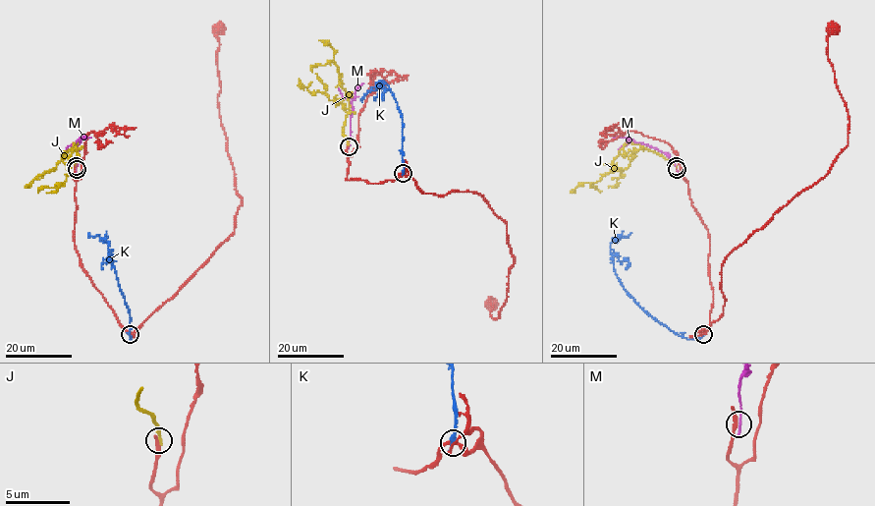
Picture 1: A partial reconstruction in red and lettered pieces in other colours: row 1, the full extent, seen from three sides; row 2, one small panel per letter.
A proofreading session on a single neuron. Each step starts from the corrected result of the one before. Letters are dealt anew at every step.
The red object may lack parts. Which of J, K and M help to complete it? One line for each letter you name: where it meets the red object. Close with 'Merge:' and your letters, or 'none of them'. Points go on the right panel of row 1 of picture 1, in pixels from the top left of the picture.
Merge: none of them

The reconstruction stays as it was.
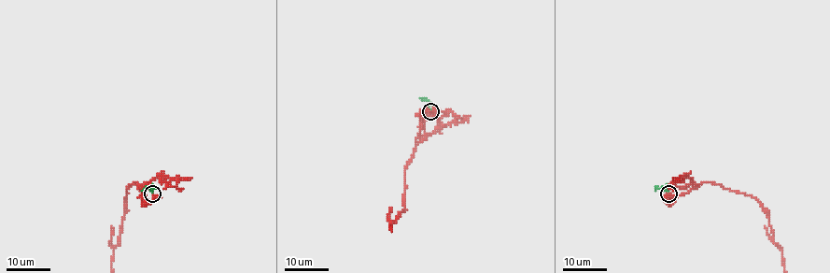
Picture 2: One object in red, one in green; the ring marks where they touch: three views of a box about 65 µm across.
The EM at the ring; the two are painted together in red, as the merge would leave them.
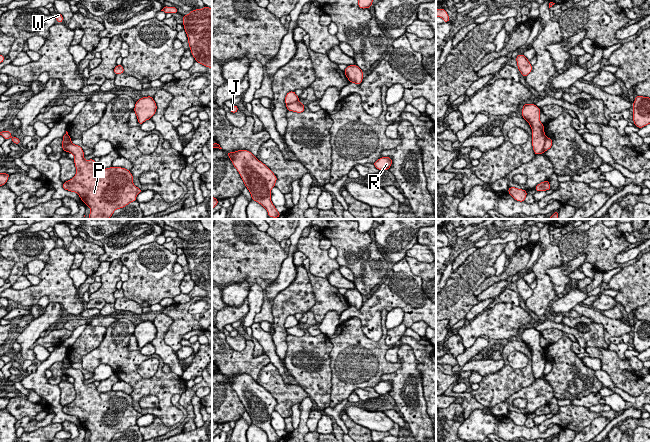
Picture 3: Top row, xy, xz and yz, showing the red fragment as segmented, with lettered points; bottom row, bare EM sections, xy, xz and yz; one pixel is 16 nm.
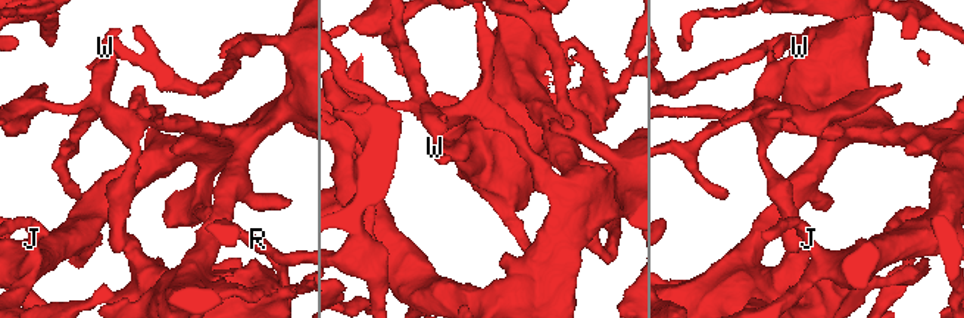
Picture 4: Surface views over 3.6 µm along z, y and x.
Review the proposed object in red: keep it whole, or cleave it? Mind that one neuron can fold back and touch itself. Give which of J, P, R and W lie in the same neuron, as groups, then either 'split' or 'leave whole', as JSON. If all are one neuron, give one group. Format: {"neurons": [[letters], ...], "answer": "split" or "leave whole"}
{"neurons": [["J", "R", "W"], ["P"]], "answer": "split"}

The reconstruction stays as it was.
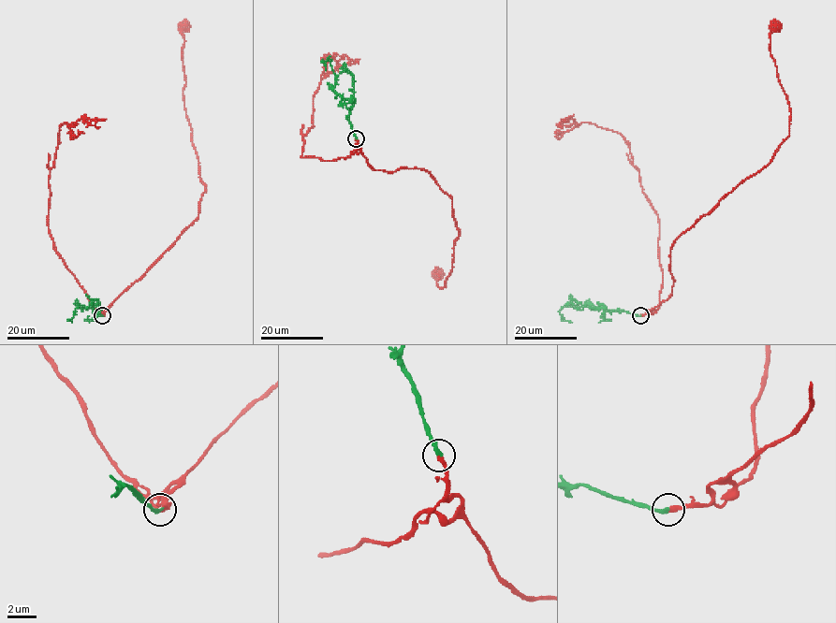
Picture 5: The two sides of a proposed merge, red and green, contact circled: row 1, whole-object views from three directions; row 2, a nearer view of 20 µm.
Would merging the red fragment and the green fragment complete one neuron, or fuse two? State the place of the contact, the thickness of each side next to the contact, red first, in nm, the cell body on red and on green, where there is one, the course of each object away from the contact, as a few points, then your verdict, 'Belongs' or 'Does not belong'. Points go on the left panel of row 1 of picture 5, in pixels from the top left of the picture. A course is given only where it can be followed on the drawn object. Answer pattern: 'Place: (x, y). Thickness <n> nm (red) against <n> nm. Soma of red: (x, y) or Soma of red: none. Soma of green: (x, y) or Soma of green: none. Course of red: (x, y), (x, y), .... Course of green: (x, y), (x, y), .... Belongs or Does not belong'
Place: (102, 315). Thickness 240 nm (red) against 220 nm. Soma of red: (184, 26). Soma of green: none. Course of red: (103, 315), (198, 217), (205, 186), (200, 179), (192, 129), (185, 113), (183, 25). Course of green: (103, 315), (95, 310), (99, 309), (96, 305), (77, 306), (70, 319), (72, 323). Belongs

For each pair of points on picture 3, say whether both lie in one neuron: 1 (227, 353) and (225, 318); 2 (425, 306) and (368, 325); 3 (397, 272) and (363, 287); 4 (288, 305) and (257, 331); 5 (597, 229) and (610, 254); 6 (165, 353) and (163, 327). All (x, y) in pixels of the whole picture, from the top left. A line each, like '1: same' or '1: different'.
1: different
2: same
3: different
4: different
5: same
6: same

